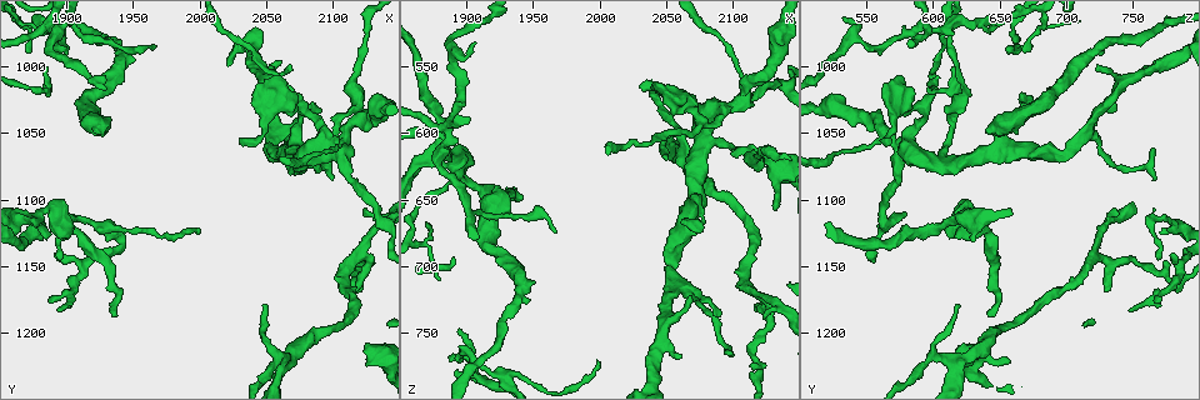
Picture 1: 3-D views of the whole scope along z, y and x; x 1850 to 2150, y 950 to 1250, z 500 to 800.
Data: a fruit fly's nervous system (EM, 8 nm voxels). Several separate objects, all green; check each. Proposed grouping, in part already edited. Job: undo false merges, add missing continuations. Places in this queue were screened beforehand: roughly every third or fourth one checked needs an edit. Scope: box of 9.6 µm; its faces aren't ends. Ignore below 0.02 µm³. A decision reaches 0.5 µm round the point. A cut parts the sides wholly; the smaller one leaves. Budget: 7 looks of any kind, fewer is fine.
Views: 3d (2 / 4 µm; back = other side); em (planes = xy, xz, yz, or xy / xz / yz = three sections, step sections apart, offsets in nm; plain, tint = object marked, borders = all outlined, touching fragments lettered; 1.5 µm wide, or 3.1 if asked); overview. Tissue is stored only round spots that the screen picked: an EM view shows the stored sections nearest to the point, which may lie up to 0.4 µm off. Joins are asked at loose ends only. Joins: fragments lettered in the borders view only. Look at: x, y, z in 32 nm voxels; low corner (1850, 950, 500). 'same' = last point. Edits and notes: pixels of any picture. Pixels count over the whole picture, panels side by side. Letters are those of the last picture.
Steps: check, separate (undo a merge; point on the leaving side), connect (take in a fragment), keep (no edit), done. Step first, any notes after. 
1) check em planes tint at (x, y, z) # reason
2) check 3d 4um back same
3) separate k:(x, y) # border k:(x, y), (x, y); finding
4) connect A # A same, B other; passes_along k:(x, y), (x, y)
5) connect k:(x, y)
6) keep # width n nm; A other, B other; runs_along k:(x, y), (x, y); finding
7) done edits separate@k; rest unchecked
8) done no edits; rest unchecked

check 3d 4um at (2116, 1144, 720)

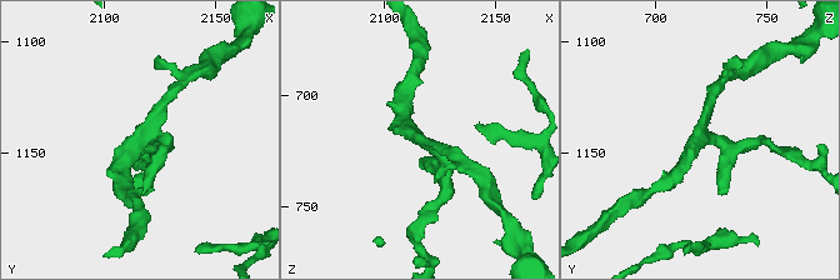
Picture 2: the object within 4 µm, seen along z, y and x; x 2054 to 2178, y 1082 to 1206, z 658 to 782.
check em xz step 4 tint at (2119, 1144, 721)

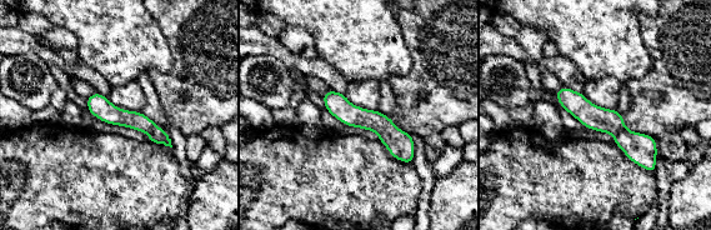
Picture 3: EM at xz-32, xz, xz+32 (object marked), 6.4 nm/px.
check em planes borders same

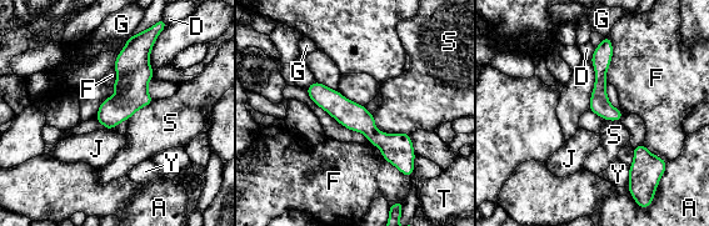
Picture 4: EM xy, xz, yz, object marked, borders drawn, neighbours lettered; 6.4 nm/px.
keep # width 130 nm; longest_contact F 320 nm; A other, D other, F other, G other, J other, S other, T other, Y other; all the same neuron

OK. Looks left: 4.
check em planes borders at (2118, 1030, 620) # sudden change in width

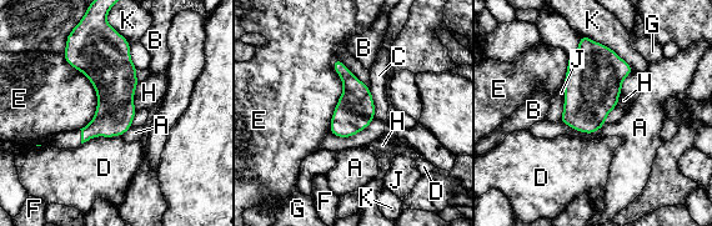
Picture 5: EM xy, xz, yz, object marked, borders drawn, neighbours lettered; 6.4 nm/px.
keep # width 240 nm; longest_contact E 500 nm; A other, B other, C other, D other, E other, F other, G other, H other, J other, K other; one neuron here

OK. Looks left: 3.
check 3d 4um at (1888, 970, 594) # sharp bend

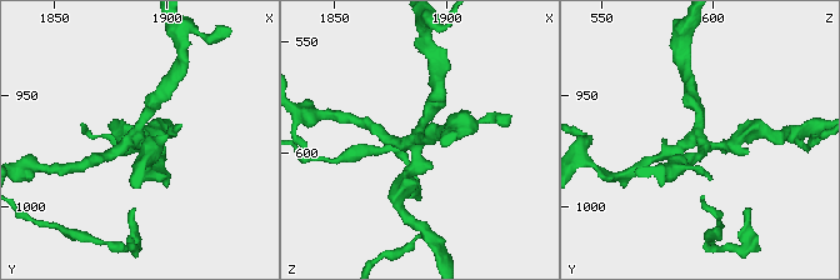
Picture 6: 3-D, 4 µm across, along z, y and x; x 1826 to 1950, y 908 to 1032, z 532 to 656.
check em planes borders at (1887, 971, 593) # arms 4

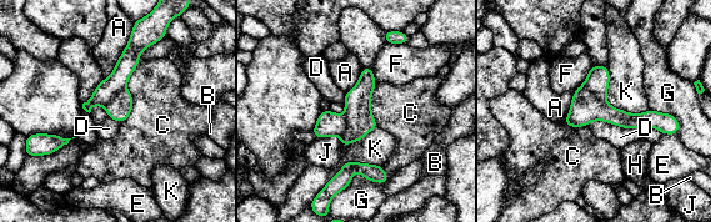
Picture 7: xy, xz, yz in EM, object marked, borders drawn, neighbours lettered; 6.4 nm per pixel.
separate 7:(597, 79) # longest_contact C 400 nm; A other, B other, C other, D other, E other, F other, G other, H other, J other, K other; border 7:(582, 85), (597, 99), (605, 101); a second neuron is stuck on

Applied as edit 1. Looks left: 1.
done edits separate@7; rest unchecked

